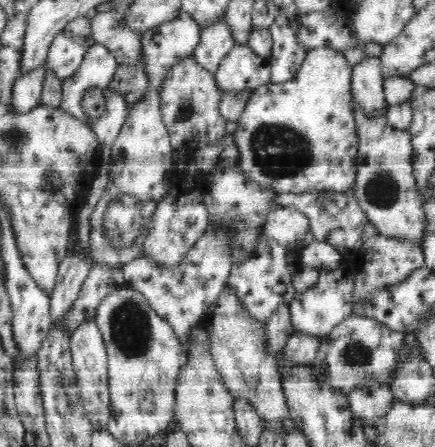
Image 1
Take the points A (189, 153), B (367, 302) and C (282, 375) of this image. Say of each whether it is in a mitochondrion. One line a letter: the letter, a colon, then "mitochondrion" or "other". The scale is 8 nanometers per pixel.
A: other
B: other
C: other

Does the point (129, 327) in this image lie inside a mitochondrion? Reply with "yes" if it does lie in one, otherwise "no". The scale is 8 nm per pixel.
yes

